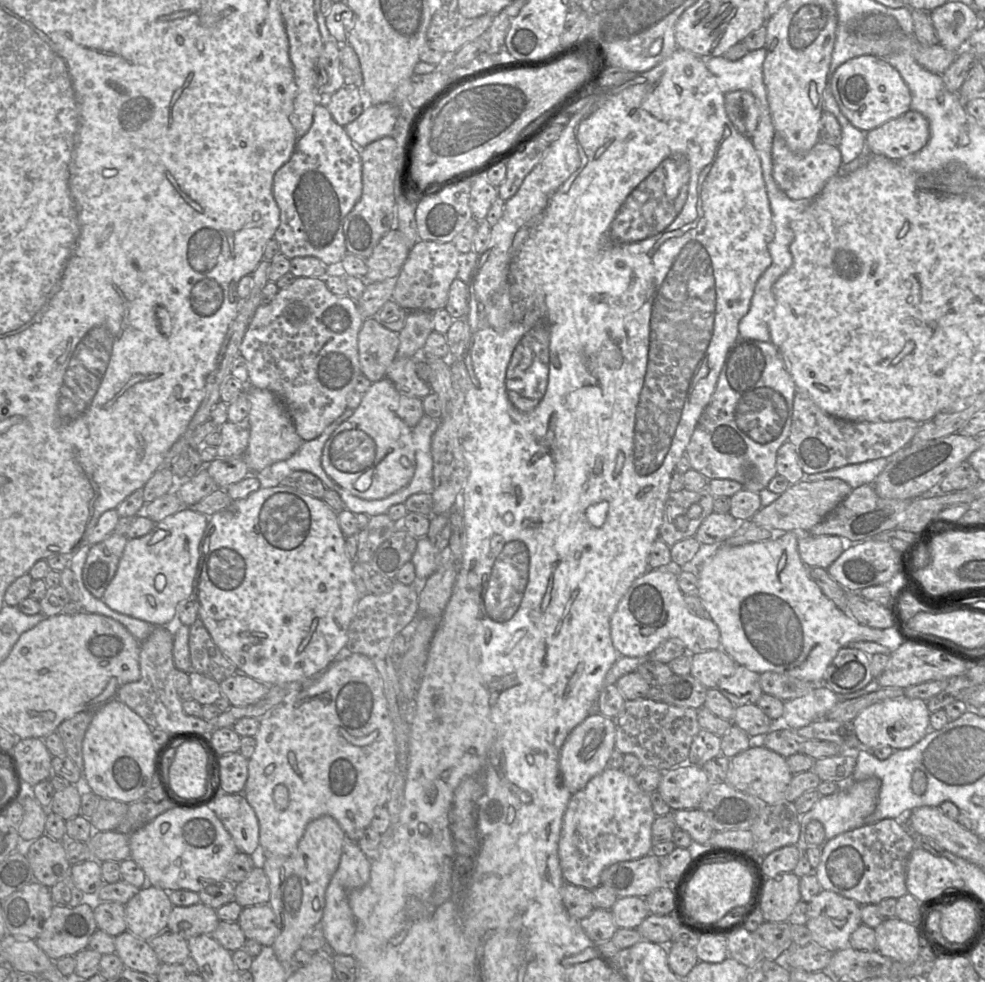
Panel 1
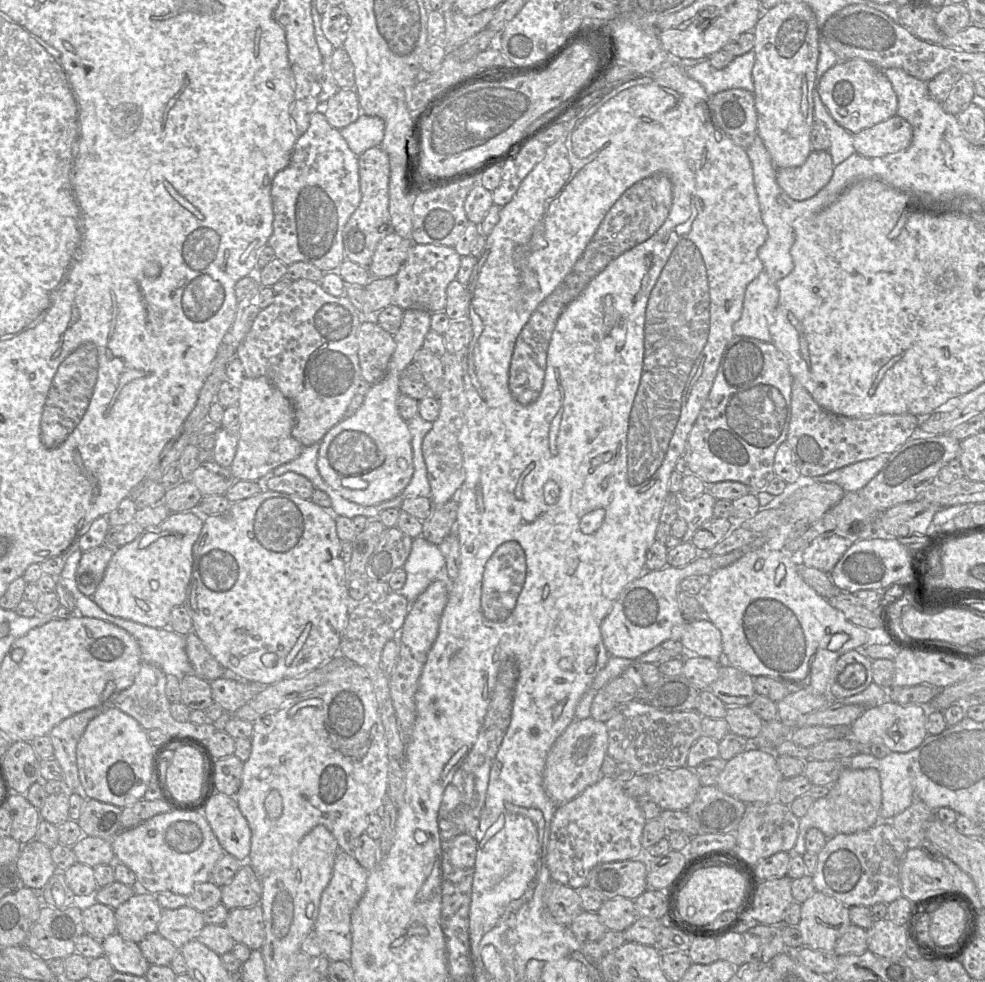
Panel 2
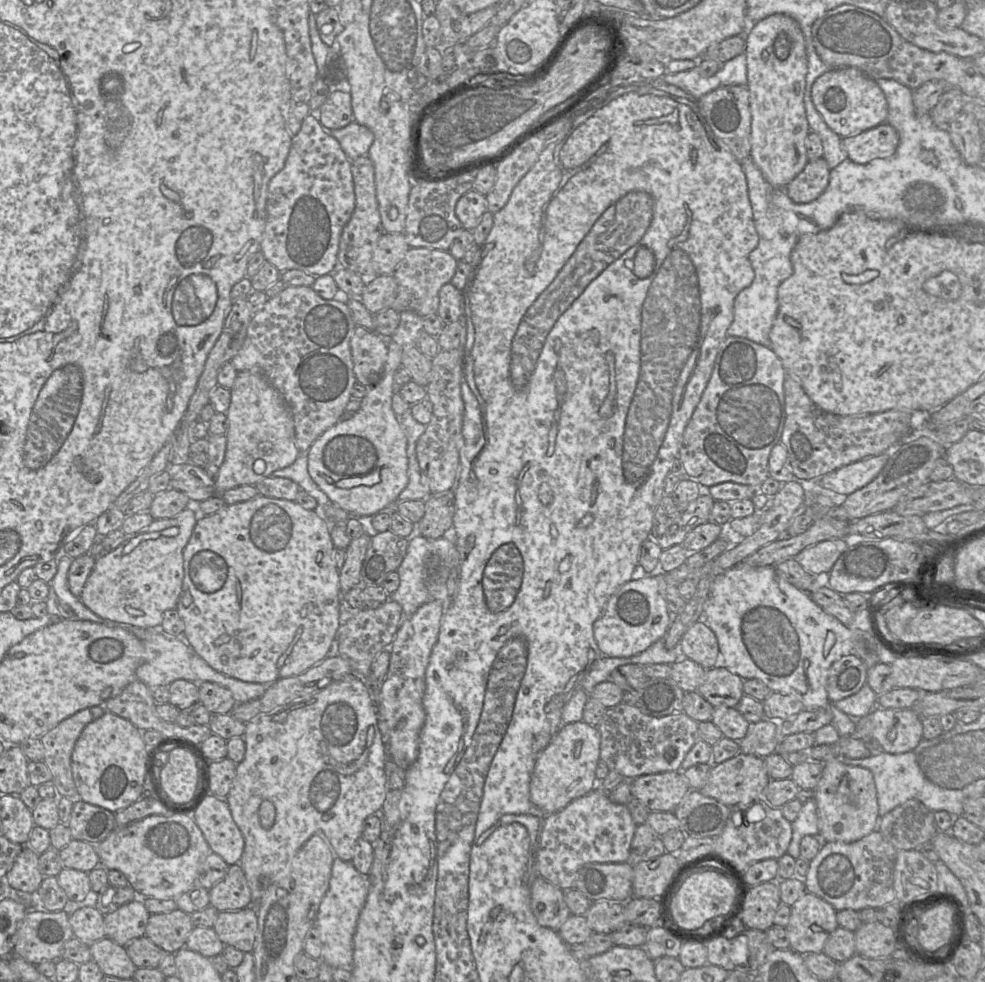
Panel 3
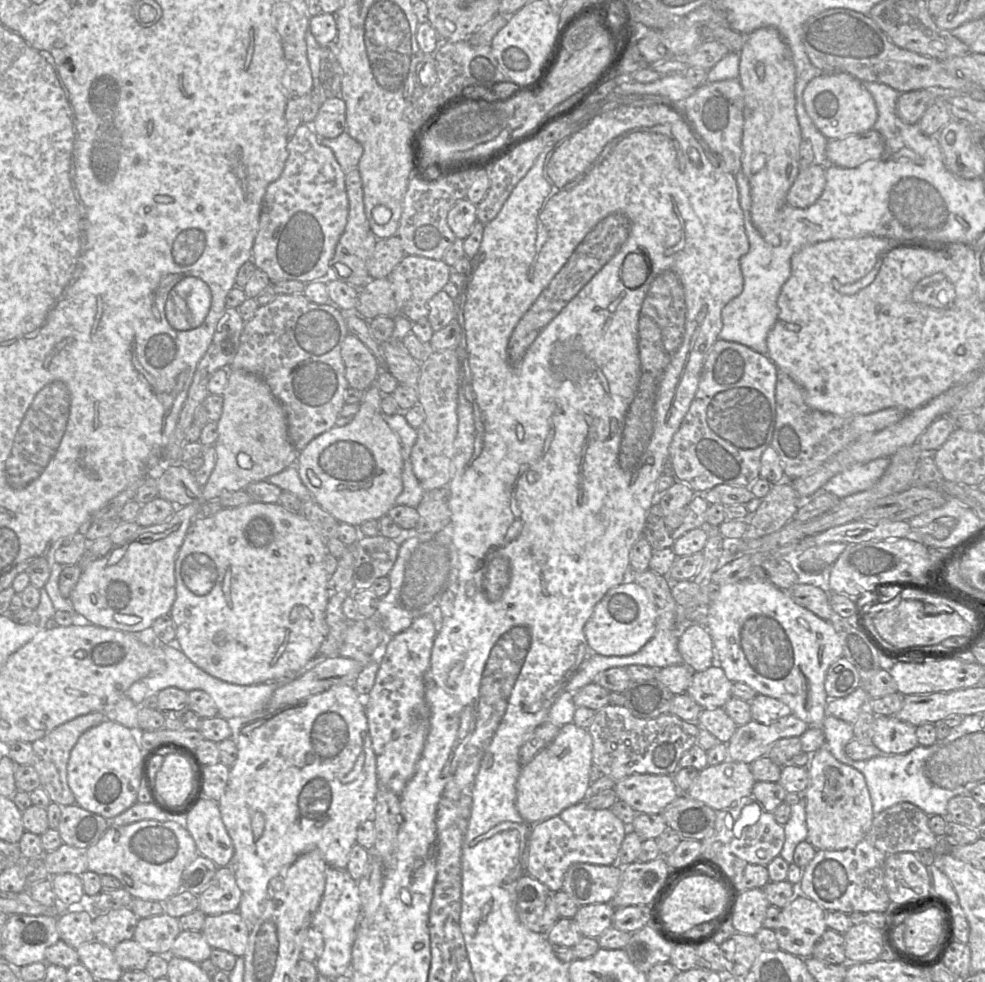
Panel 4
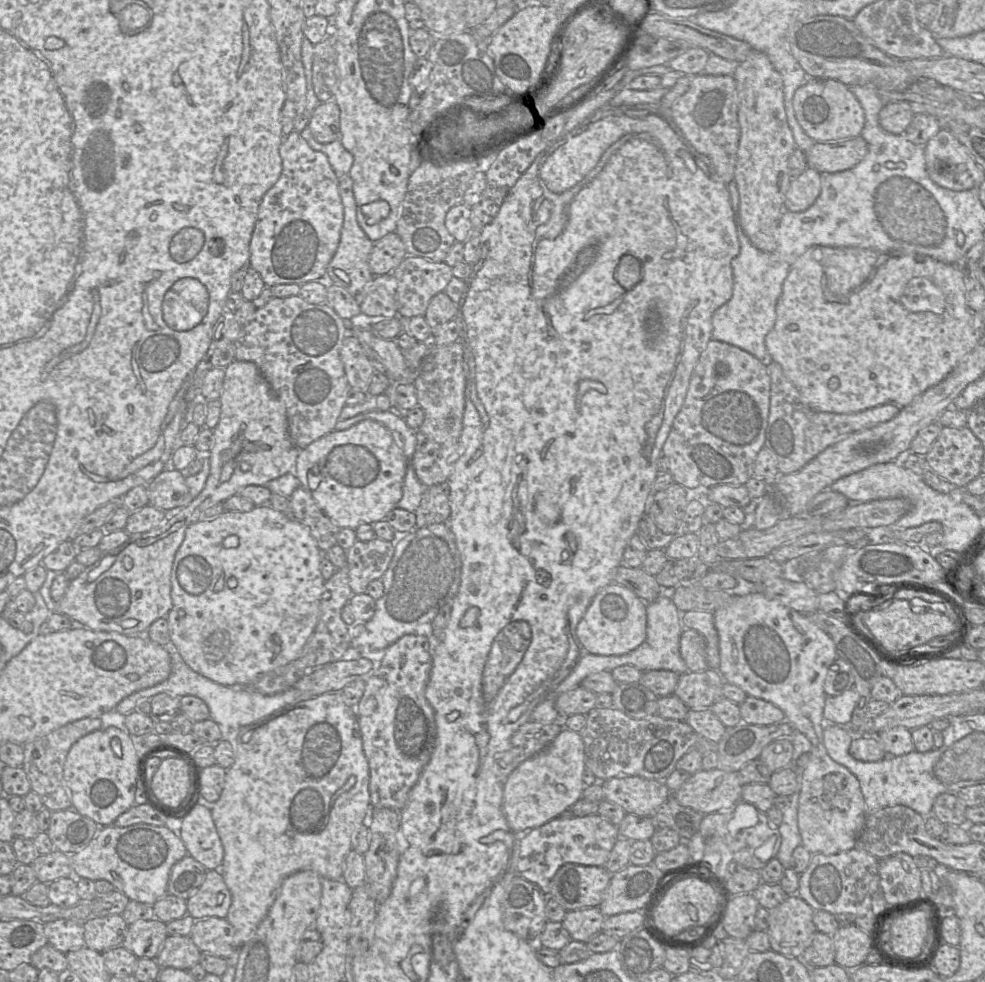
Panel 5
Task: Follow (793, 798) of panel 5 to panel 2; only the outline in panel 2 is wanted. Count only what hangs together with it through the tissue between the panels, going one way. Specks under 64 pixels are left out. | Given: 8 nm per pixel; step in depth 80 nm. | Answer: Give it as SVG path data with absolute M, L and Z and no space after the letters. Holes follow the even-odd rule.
M816 799L807 813L799 818L799 828L796 843L790 853L803 856L806 852L805 835L810 828L819 829L827 839L837 835L836 823L831 815L829 799Z

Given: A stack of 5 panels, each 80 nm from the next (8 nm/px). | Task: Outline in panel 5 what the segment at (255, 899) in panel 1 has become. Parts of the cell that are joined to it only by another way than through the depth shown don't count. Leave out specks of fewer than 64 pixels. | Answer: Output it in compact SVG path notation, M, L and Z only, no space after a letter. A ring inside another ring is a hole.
M218 869L207 870L197 892L187 900L187 914L194 919L227 916L232 902L231 893Z

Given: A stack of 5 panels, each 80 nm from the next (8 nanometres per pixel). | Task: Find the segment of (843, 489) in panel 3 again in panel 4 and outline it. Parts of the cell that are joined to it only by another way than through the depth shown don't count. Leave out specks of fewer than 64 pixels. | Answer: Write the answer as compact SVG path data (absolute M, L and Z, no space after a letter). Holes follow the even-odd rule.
M880 457L852 465L829 479L821 491L832 493L841 499L867 490L881 478L889 463L890 457Z

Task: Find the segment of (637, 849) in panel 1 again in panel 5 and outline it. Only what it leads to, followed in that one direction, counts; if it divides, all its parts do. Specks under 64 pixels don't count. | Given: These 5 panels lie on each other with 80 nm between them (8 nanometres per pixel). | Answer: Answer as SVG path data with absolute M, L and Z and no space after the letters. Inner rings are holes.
M598 814L585 817L560 816L518 836L515 872L544 892L557 870L565 864L602 867L618 839L618 826Z

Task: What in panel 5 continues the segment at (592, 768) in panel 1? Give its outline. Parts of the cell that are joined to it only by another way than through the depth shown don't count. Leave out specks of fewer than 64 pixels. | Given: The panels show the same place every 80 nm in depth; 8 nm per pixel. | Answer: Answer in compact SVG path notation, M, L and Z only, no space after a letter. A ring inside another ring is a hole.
M563 728L541 752L521 763L508 776L503 792L503 813L509 829L520 836L560 817L581 799L586 771L584 742L577 732Z

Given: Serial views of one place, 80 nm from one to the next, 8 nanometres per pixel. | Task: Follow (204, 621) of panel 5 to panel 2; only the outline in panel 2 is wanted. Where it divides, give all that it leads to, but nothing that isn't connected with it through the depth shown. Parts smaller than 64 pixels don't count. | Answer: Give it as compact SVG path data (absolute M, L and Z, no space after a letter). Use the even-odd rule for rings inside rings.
M262 490L258 494L231 502L224 513L203 516L201 533L193 545L193 567L185 605L188 607L193 631L210 654L225 668L235 672L249 683L270 686L282 679L301 676L339 654L342 633L351 611L348 593L347 565L340 557L341 540L336 531L336 516L327 513L311 500L286 493Z

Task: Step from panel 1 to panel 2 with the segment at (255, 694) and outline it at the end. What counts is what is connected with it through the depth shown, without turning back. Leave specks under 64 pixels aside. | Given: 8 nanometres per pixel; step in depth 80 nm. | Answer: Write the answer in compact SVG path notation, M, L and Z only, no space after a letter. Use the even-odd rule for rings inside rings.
M221 677L210 681L210 686L214 702L220 704L226 712L235 712L244 706L263 687Z

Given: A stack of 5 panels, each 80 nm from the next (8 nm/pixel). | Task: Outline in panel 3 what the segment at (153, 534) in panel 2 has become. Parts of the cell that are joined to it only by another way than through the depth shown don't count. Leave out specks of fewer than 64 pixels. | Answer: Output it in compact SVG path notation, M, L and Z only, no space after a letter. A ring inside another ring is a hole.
M191 504L172 518L154 520L140 531L126 535L126 539L114 550L96 558L80 600L98 616L141 628L160 628L164 612L176 609L184 578L183 551L199 519L196 504Z

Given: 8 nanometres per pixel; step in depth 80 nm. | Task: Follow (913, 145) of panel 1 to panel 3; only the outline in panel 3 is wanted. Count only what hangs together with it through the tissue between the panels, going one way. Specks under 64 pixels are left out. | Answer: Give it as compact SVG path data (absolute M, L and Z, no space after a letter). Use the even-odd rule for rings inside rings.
M885 122L842 140L848 158L859 164L892 156L897 151L899 143L900 137L897 130Z

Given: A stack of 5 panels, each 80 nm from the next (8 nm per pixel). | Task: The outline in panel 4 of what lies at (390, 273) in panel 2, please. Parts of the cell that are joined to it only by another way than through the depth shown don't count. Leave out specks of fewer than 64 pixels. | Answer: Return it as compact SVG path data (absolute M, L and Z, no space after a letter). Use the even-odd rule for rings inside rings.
M397 235L387 239L378 239L368 261L369 275L373 279L388 277L405 255Z

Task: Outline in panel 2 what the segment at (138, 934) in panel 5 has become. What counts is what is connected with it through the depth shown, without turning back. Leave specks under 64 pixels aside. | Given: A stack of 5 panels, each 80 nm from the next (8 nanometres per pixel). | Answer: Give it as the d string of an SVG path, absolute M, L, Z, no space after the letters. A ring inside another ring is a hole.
M184 906L163 910L157 933L180 949L190 940L196 939L205 925L202 912Z

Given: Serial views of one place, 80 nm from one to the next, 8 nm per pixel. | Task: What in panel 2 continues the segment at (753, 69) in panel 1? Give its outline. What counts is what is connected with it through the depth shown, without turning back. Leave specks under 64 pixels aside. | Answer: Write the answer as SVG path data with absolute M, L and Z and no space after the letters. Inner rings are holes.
M753 49L740 55L725 68L715 69L708 60L694 67L684 68L686 75L700 83L709 96L729 89L744 89L754 92L752 70L755 63Z

